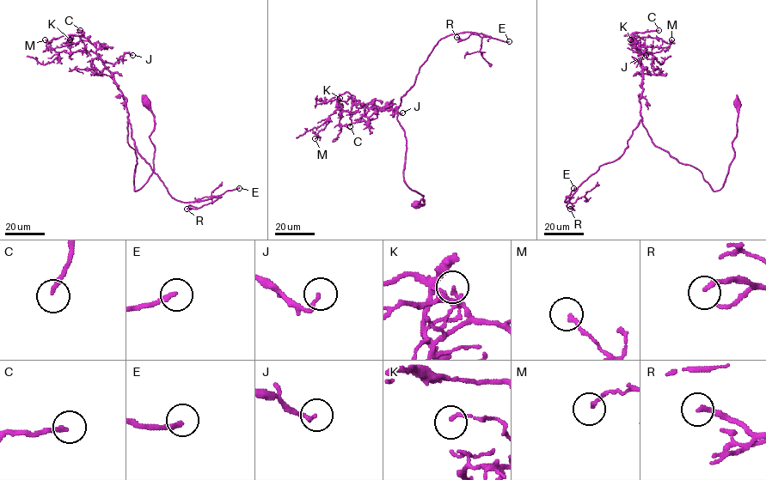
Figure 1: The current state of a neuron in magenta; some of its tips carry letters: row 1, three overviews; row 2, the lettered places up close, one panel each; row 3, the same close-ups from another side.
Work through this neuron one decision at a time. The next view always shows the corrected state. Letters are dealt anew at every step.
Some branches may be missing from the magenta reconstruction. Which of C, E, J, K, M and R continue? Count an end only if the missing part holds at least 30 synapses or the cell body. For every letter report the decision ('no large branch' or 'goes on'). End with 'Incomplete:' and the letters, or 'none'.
C: goes on
E: goes on
J: no large branch
K: no large branch
M: no large branch
R: goes on
Incomplete: C, E, R

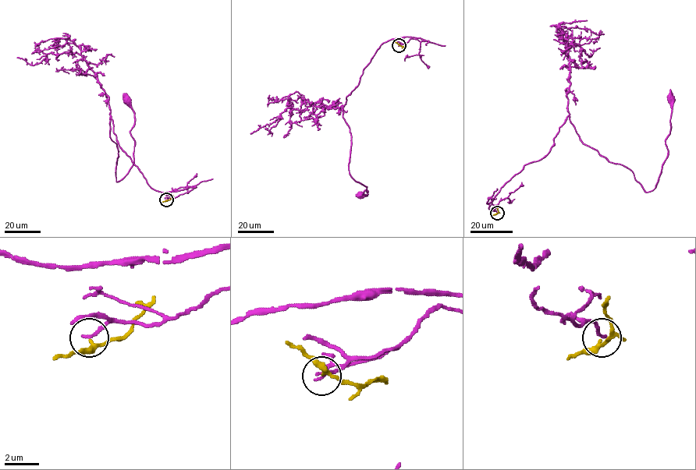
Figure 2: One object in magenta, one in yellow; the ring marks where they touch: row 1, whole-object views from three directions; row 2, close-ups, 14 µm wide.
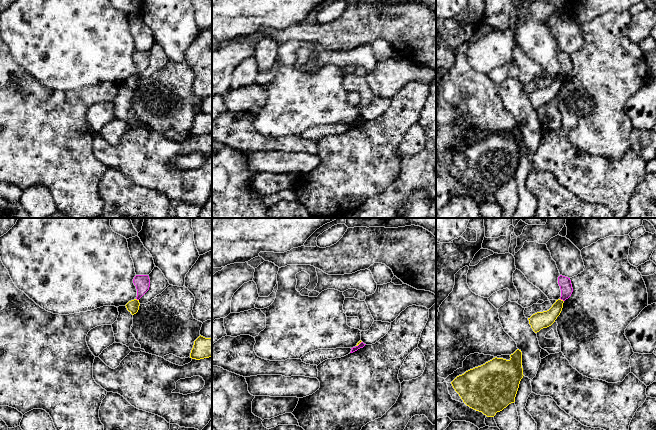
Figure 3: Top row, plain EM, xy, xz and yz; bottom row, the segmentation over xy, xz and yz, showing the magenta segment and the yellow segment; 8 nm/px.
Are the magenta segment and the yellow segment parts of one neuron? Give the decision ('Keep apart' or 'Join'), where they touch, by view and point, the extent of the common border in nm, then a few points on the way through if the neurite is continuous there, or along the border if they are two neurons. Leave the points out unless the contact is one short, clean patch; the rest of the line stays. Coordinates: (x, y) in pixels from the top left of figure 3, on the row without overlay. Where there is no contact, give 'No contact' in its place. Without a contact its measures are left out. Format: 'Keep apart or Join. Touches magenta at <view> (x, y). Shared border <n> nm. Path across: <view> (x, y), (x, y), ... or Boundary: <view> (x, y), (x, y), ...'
Keep apart. Touches magenta at yz (562, 75). Shared border 40 nm. Boundary: yz (560, 74), (563, 77)

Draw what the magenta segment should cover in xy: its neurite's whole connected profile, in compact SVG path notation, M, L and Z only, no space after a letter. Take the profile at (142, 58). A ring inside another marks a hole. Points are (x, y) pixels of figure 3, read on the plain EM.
M136 51L133 55L133 59L137 65L136 75L139 76L149 66L149 63L150 63L149 52L148 51Z

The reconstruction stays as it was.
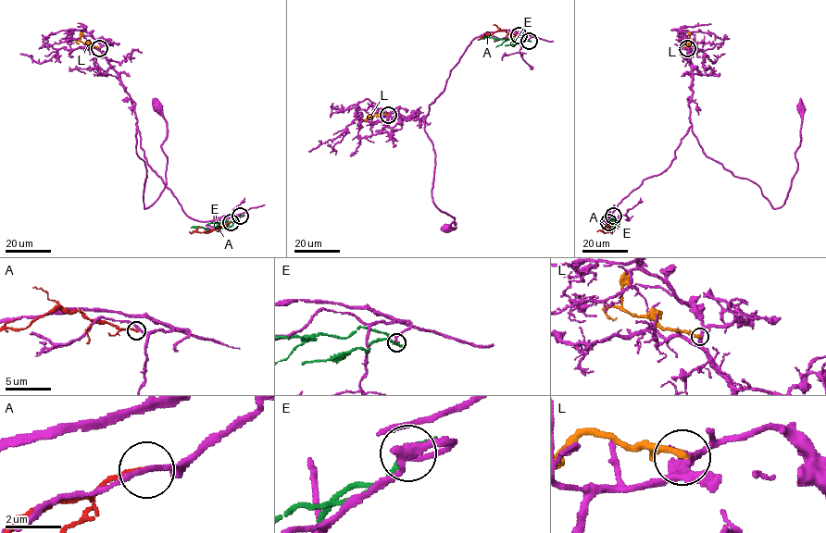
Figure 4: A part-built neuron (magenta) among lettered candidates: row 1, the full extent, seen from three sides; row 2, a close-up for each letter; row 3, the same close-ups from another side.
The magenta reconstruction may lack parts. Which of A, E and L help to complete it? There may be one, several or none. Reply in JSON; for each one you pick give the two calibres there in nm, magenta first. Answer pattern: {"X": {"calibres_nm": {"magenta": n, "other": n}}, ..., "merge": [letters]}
{"merge": []}

